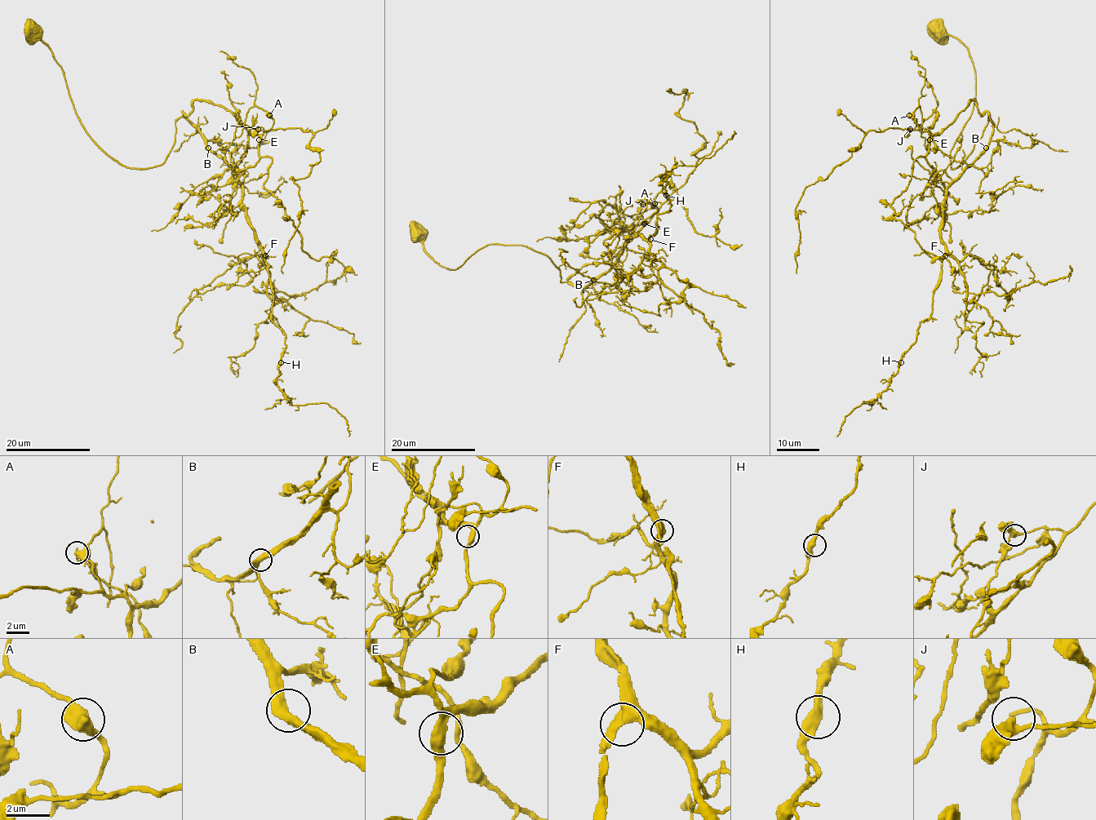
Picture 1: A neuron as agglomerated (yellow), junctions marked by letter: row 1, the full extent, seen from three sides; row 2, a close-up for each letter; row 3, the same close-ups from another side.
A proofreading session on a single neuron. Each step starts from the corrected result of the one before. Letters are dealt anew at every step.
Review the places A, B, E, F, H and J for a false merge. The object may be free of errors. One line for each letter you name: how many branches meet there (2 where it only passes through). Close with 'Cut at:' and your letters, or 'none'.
Cut at: none

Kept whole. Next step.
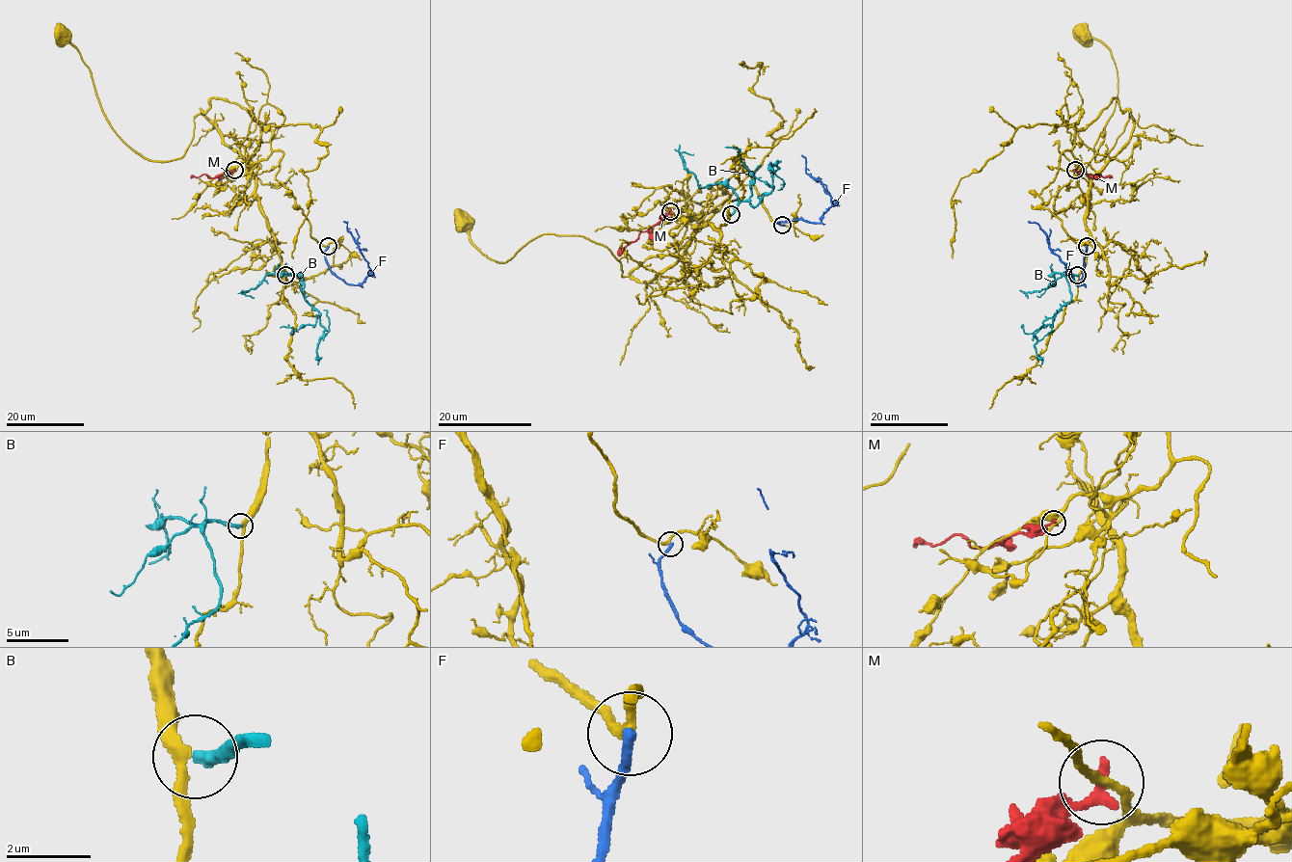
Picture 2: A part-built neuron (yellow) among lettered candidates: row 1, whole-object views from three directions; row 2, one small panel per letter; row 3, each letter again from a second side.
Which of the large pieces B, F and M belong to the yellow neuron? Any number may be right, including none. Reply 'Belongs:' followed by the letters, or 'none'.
Belongs: B

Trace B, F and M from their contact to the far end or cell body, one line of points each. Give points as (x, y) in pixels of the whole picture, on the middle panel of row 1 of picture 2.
B: (732, 215), (744, 201), (755, 206), (772, 189), (776, 163), (771, 170), (785, 183), (777, 190)
F: (782, 226), (778, 223), (799, 219), (819, 223), (834, 205), (822, 183), (805, 170), (802, 154)
M: (670, 211), (648, 229), (642, 231), (619, 255)

